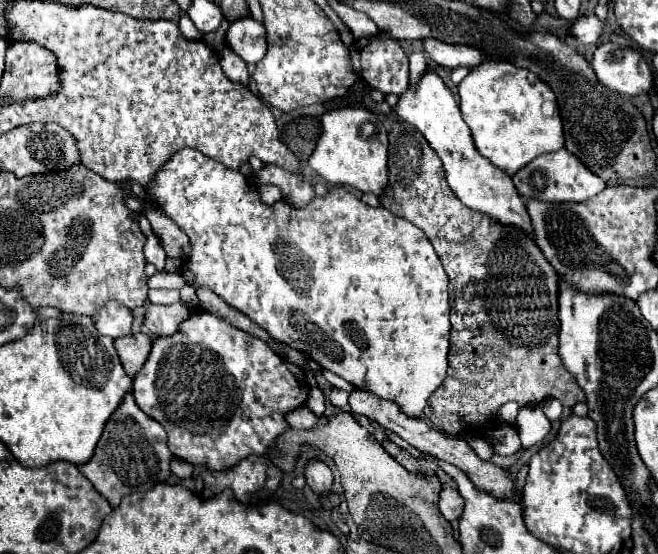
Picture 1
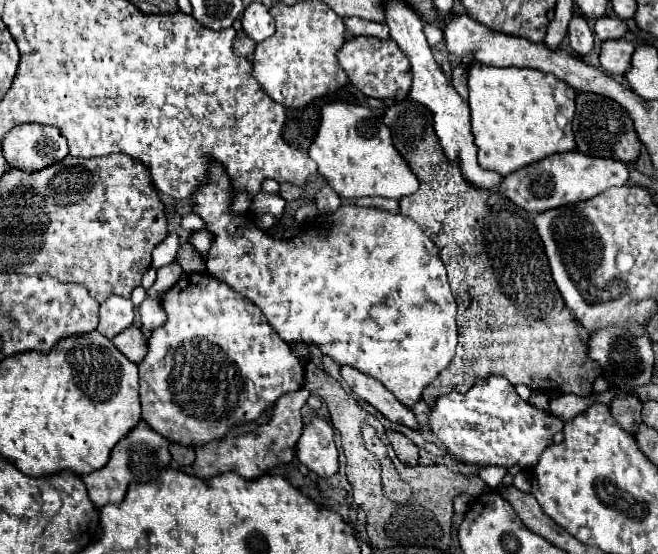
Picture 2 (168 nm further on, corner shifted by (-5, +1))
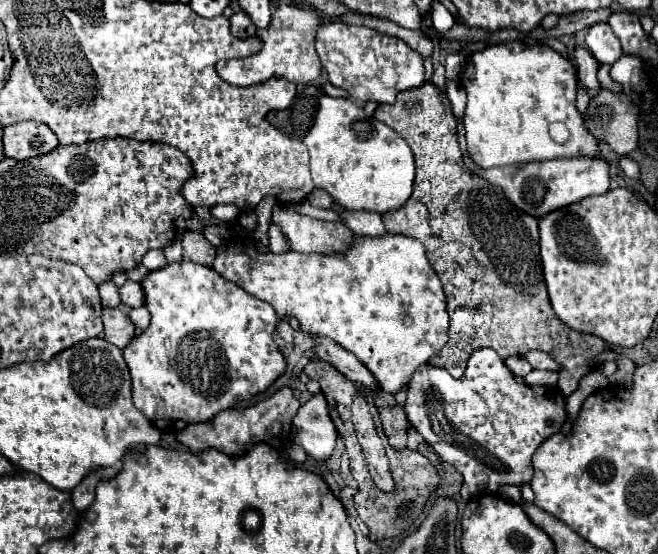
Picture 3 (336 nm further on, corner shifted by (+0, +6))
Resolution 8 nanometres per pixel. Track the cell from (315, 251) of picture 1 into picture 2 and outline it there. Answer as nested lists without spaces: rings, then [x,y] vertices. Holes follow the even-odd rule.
[[[214,169],[214,185],[200,189],[192,201],[194,213],[208,223],[206,229],[216,233],[206,263],[208,273],[256,301],[284,341],[312,343],[338,365],[352,365],[376,377],[406,407],[412,407],[422,397],[424,387],[452,361],[456,353],[456,299],[436,245],[422,233],[418,223],[388,211],[346,205],[322,219],[330,227],[326,237],[316,237],[314,231],[304,229],[294,239],[272,239],[256,229],[248,213],[230,213],[232,197],[226,193],[222,169]]]

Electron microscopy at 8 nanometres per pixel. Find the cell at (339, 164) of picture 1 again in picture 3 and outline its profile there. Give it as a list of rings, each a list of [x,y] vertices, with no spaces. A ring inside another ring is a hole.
[[[320,96],[315,124],[303,142],[311,154],[315,186],[327,190],[343,208],[385,214],[407,202],[415,178],[411,148],[395,130],[369,118],[351,100]]]

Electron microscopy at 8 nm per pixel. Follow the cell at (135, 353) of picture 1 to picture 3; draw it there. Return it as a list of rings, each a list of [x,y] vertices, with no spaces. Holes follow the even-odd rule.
[[[103,308],[103,324],[105,340],[121,350],[135,338],[135,326],[131,324],[129,316],[117,308]]]

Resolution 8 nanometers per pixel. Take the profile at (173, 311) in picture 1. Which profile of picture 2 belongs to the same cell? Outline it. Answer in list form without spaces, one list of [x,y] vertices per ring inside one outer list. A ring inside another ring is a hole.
[[[146,297],[146,301],[138,307],[138,313],[142,319],[142,329],[146,329],[146,331],[154,331],[160,325],[164,325],[164,321],[166,321],[166,313],[162,313],[160,301],[150,299],[150,297]]]

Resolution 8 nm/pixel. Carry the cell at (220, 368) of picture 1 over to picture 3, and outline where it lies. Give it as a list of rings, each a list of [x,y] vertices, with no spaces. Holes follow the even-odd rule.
[[[185,260],[167,264],[165,268],[149,272],[141,286],[145,290],[145,306],[151,312],[151,324],[143,334],[131,340],[123,356],[133,380],[133,404],[141,408],[161,432],[177,434],[189,424],[209,422],[221,410],[265,392],[287,372],[287,358],[273,340],[277,330],[275,310],[213,272],[211,266],[189,264]]]

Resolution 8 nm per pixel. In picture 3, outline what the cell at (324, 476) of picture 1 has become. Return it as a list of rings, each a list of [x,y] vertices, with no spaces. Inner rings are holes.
[[[315,394],[303,404],[293,418],[293,442],[299,444],[313,460],[331,458],[337,442],[337,430],[331,422],[323,394]]]

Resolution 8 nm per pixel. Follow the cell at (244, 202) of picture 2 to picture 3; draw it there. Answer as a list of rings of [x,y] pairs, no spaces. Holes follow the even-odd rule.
[[[217,204],[209,212],[211,212],[211,218],[217,218],[221,222],[229,222],[229,220],[233,220],[237,216],[239,208],[235,204]]]

